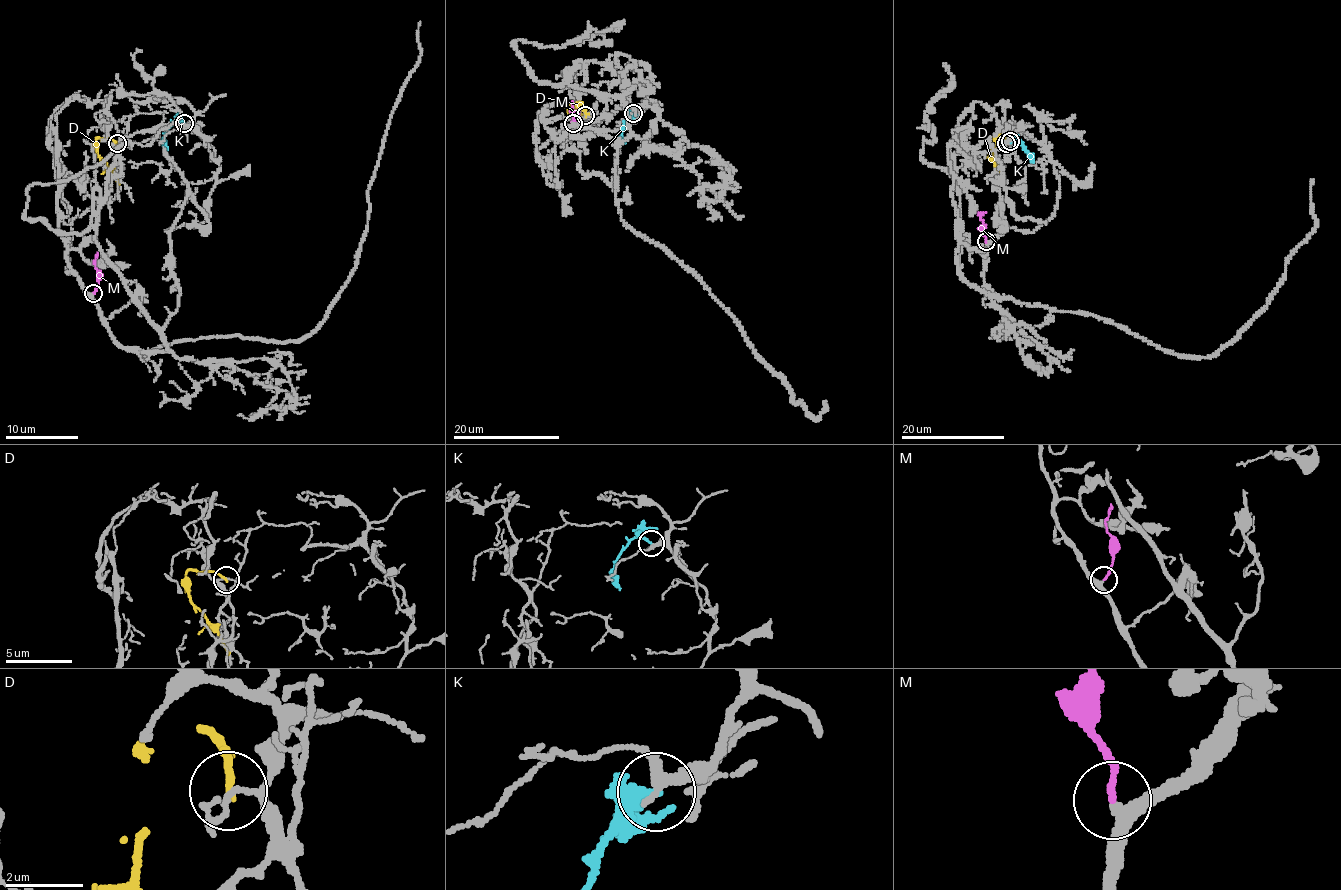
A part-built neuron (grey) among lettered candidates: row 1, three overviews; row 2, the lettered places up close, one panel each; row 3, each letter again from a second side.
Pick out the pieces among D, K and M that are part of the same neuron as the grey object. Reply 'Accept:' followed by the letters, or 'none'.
Accept: M

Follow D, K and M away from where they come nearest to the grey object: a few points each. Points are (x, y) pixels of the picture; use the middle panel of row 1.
D: (584, 115), (571, 113), (569, 108), (580, 106), (586, 117)
K: (633, 112), (621, 129), (624, 142)
M: (572, 123), (576, 120), (573, 102)

